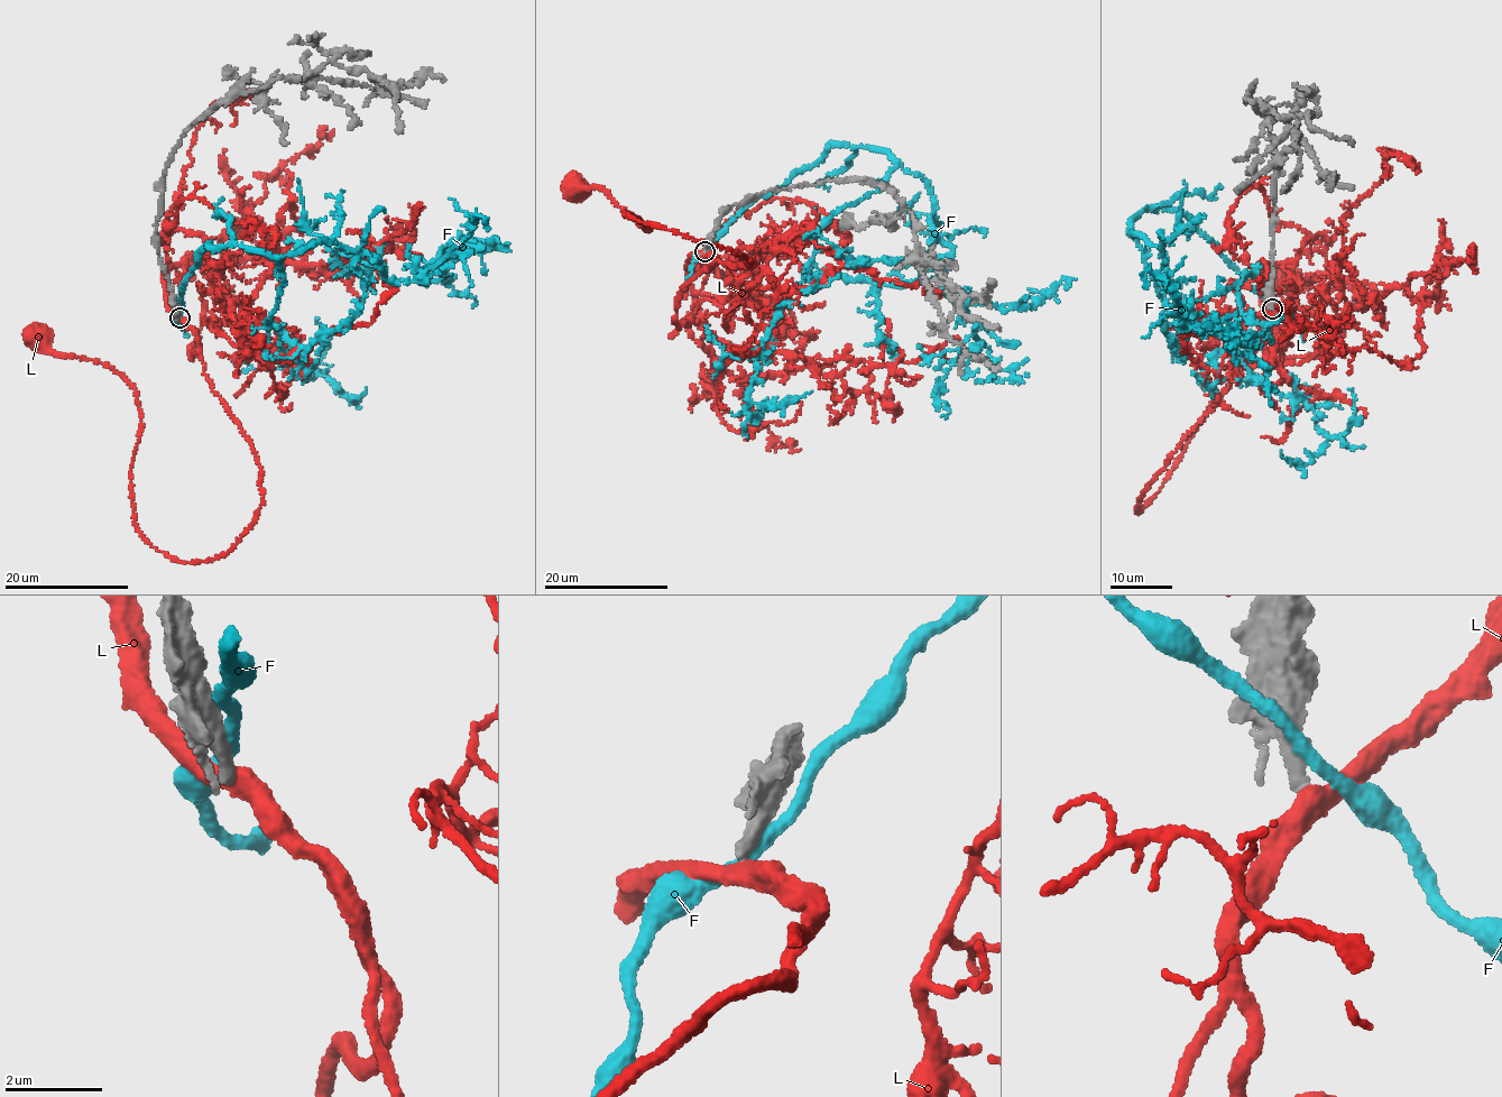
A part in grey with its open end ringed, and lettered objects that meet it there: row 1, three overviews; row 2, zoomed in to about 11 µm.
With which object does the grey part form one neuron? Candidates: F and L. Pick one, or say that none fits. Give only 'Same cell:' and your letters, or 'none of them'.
Same cell: none of them

